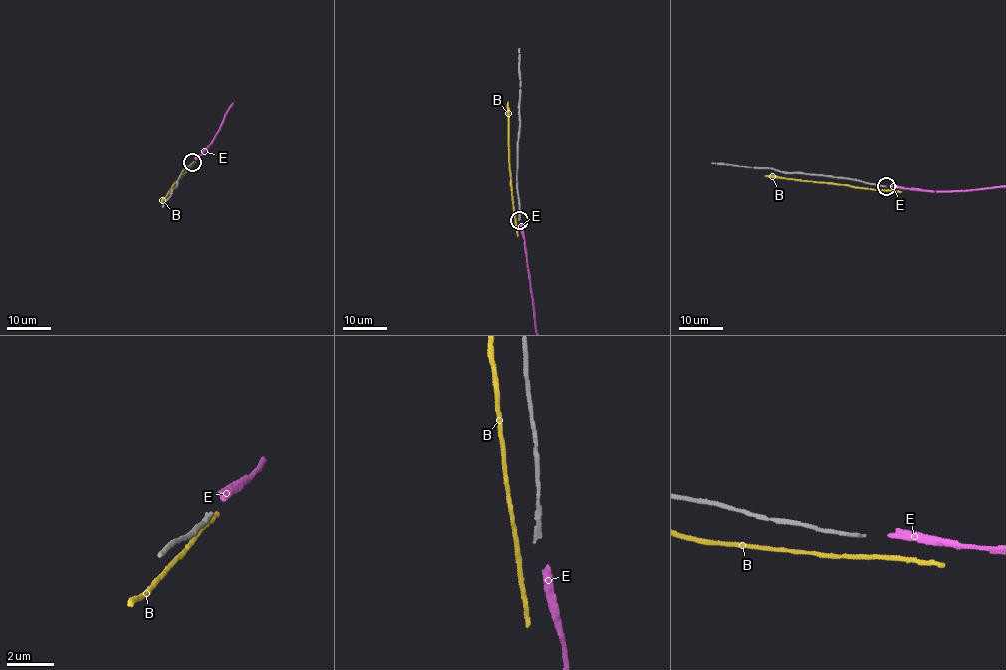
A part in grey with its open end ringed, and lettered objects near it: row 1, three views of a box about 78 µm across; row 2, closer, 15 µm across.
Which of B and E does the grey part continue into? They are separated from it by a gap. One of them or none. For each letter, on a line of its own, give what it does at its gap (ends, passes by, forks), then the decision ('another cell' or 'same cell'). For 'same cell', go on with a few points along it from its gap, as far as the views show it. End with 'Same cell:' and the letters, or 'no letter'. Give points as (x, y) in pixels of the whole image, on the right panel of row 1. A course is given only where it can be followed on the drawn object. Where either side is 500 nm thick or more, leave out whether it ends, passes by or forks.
B: it passes by; another cell
E: it ends there; another cell
Same cell: no letter

